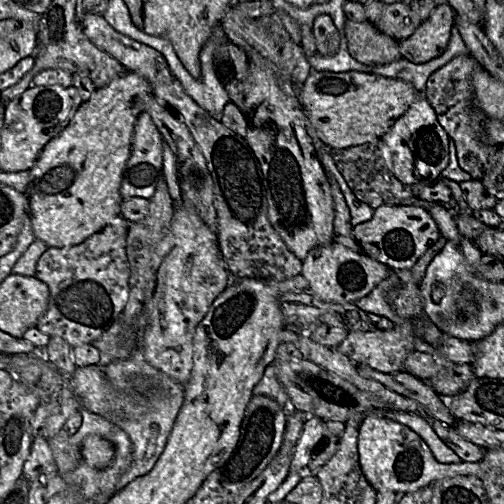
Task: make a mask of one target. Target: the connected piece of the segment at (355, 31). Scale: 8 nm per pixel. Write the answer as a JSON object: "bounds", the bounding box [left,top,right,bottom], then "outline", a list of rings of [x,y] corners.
{"bounds":[344,20,402,65],"outline":[[[346,20],[344,26],[348,52],[366,65],[385,65],[402,58],[399,41],[380,32],[373,23]]]}

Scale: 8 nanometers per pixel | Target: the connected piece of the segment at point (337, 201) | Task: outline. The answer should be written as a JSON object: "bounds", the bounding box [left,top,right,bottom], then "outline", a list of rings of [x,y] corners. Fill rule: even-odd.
{"bounds":[328,177,362,252],"outline":[[[328,177],[334,204],[333,241],[355,251],[362,252],[355,240],[351,224],[351,214],[338,183]]]}

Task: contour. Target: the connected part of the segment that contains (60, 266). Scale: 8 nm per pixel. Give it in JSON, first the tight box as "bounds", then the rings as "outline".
{"bounds":[34,216,130,347],"outline":[[[118,216],[81,244],[64,248],[47,248],[36,264],[34,277],[48,285],[49,303],[35,328],[49,337],[63,338],[71,347],[91,344],[110,328],[120,317],[129,295],[130,266],[126,250],[129,226],[127,220]]]}

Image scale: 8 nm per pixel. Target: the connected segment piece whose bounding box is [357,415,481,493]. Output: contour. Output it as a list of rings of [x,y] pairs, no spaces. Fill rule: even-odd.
[[[367,415],[358,429],[361,470],[375,491],[413,492],[443,478],[472,475],[479,478],[480,463],[442,464],[436,461],[423,439],[407,426],[377,415]]]

